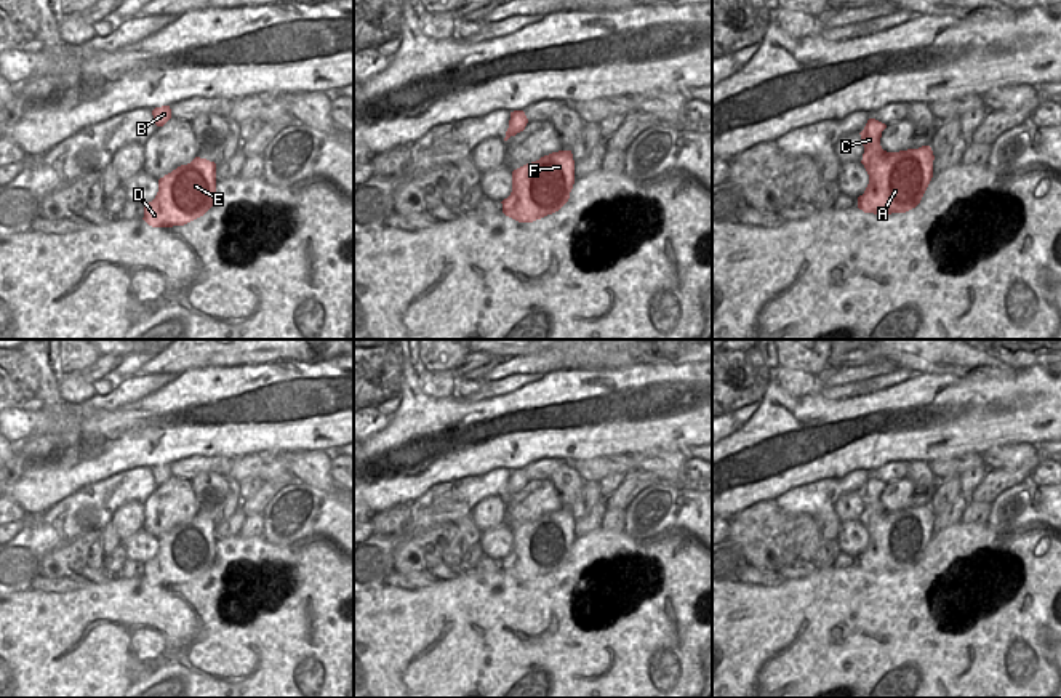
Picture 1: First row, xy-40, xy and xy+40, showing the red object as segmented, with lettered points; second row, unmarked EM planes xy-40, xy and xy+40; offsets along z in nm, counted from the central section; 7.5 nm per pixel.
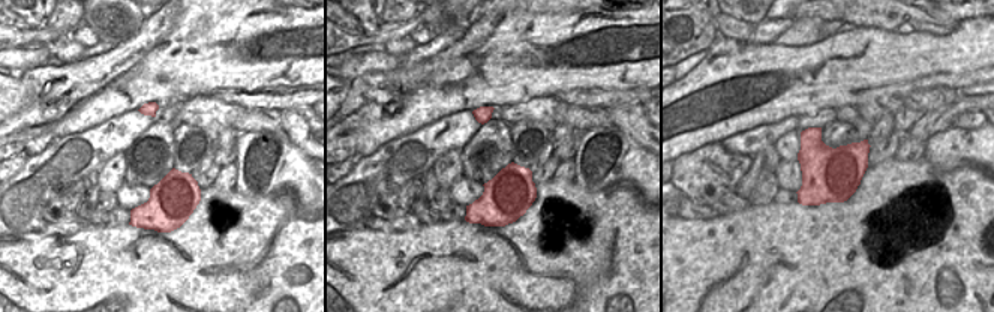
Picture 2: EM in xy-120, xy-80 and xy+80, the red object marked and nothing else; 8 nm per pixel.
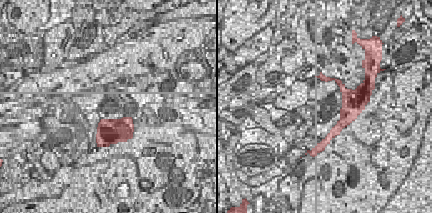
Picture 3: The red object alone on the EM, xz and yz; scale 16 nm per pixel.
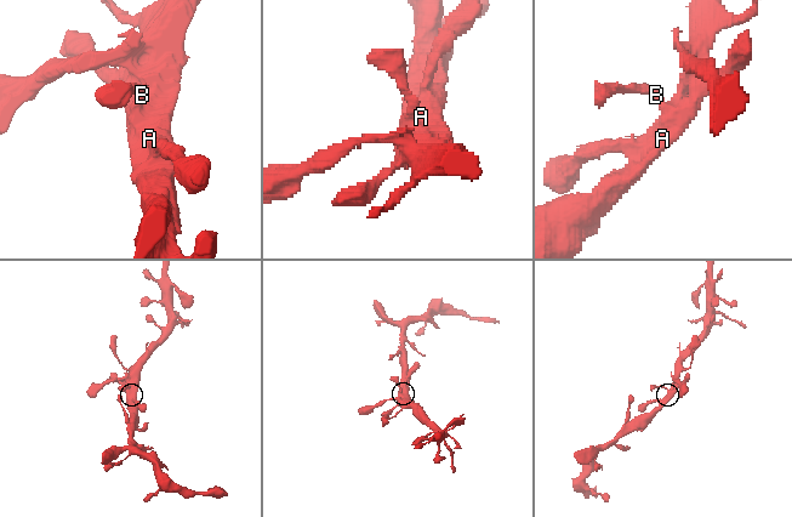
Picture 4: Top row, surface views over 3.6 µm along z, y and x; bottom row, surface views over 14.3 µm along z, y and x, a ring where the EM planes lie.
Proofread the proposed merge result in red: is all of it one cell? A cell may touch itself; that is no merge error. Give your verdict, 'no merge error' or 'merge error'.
no merge error

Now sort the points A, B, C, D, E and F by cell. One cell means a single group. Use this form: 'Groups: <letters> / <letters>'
Groups: A B C D E F.

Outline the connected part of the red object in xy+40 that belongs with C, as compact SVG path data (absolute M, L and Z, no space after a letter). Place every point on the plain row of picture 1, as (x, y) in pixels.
M869 477L859 491L864 504L861 522L869 533L869 543L858 556L858 567L864 572L891 573L915 567L933 536L931 506L887 511L880 504L885 487L885 482Z

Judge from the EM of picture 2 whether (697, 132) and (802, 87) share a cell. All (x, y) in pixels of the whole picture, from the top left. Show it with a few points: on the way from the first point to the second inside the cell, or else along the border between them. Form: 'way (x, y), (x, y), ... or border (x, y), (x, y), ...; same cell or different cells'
way (723, 122), (753, 111), (777, 98); same cell

